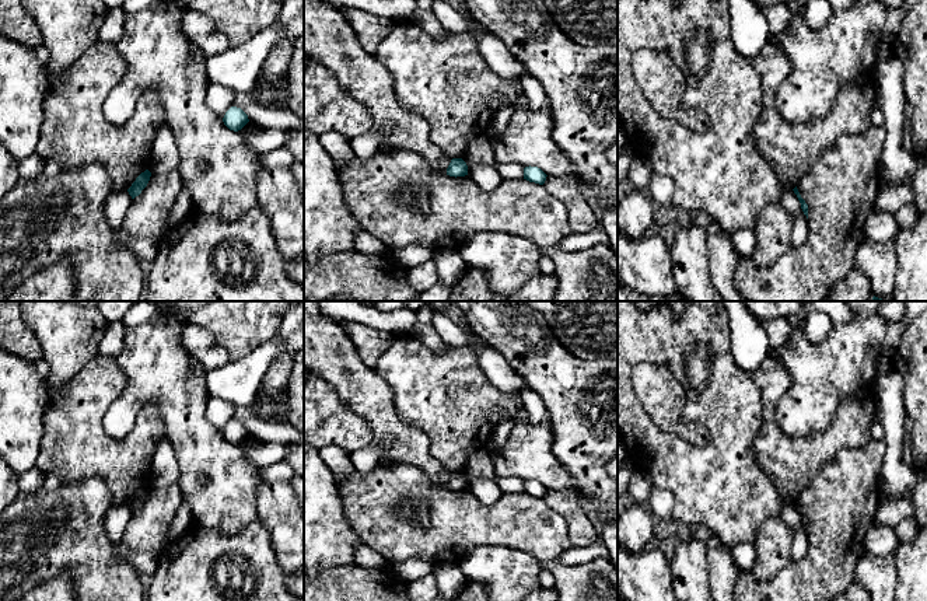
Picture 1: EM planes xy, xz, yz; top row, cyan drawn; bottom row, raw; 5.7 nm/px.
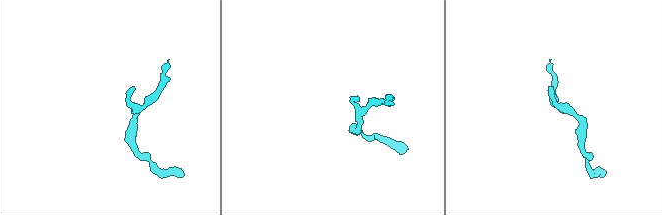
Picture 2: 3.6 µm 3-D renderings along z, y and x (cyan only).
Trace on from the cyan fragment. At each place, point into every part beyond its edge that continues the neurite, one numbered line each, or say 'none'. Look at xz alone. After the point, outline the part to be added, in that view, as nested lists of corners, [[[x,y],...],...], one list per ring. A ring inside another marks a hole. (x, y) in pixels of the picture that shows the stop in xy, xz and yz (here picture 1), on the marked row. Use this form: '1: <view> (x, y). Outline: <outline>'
none

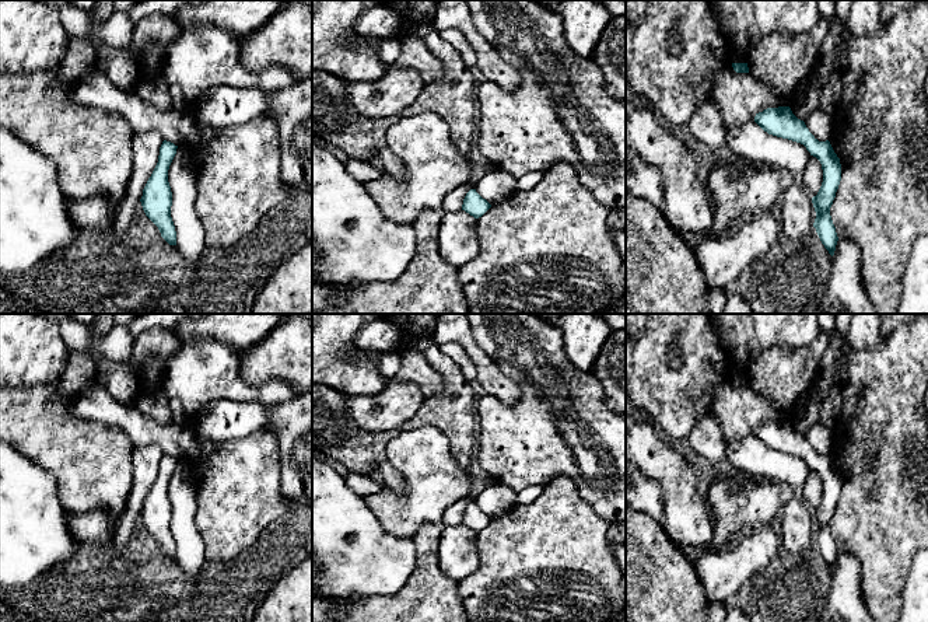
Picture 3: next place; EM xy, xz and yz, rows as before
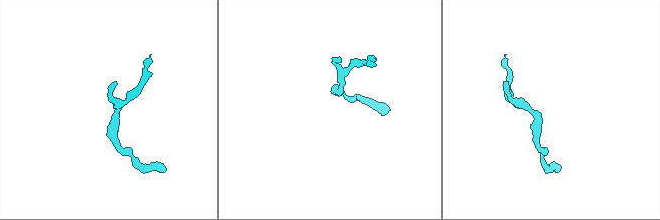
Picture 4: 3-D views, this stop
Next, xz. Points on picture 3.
none

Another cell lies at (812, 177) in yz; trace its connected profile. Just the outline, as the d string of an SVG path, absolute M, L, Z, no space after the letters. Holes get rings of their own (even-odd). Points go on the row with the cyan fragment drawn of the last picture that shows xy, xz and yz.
M810 157L806 168L799 174L802 186L813 196L817 195L823 182L822 164L816 157Z

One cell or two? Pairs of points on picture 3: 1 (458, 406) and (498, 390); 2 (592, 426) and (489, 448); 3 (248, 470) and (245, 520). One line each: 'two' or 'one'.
1: two
2: one
3: one

